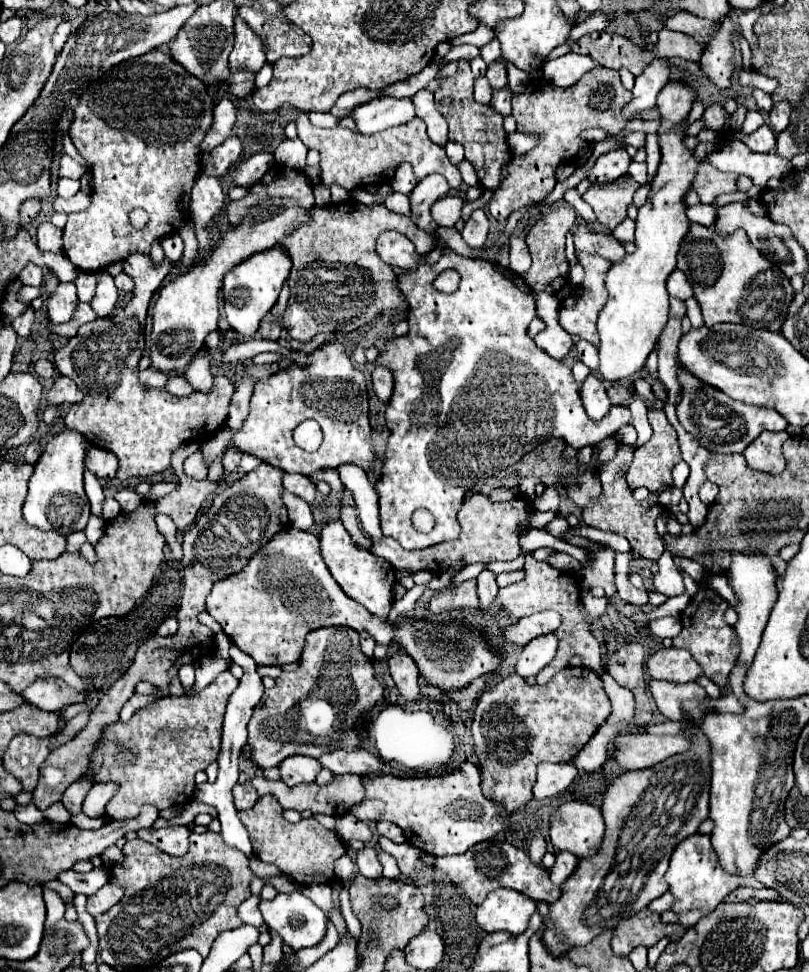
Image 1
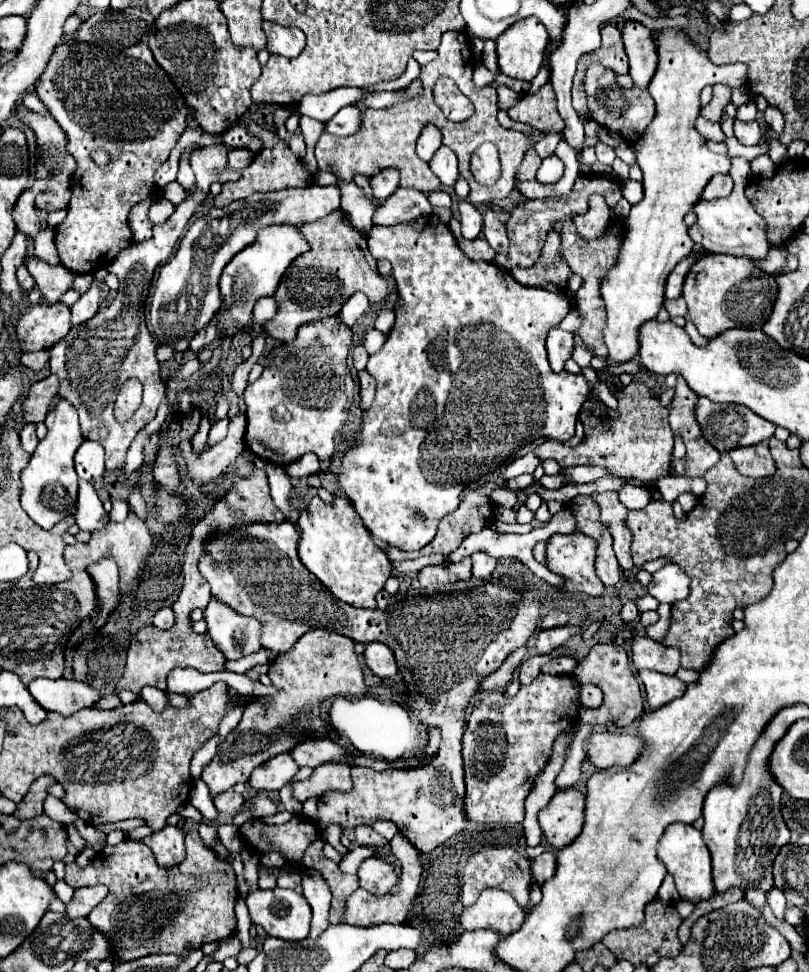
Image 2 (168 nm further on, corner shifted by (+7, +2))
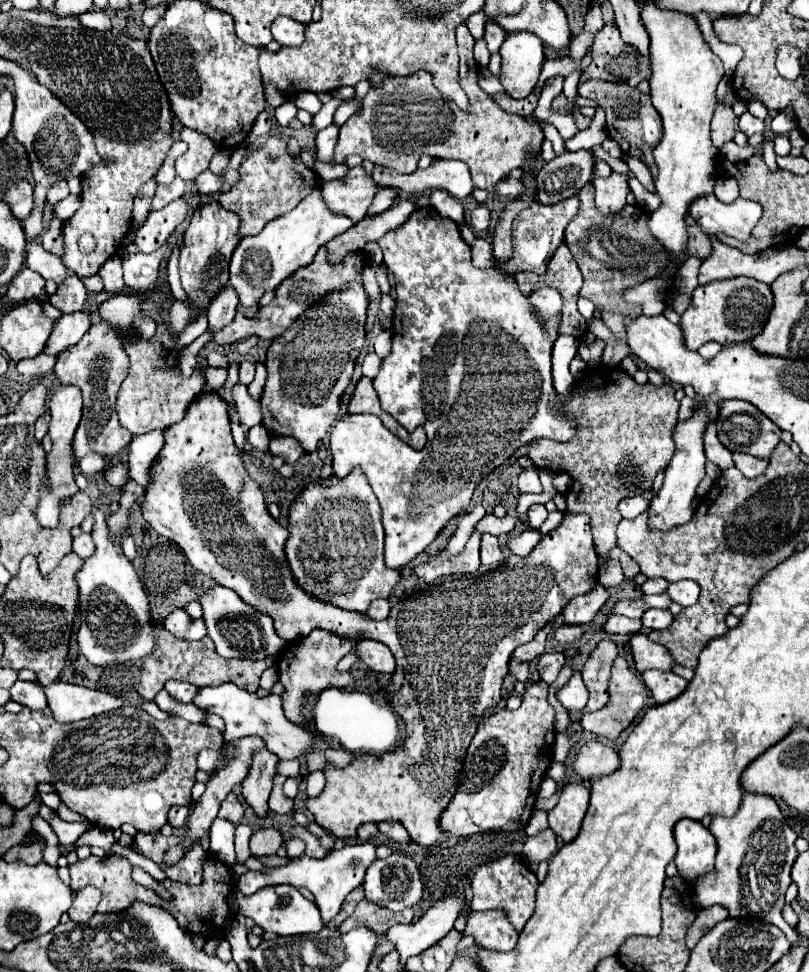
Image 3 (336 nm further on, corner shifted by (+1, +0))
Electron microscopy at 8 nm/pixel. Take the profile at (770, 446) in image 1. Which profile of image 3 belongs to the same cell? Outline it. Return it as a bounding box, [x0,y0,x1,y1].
[734,453,766,479]

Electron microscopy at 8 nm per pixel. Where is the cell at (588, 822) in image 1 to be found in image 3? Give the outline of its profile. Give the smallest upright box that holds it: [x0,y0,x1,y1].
[548,783,590,843]

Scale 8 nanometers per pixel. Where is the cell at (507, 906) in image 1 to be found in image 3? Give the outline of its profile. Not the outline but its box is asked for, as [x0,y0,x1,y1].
[464,911,518,951]

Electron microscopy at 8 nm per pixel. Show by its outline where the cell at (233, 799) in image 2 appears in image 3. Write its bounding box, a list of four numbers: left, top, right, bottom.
[218,793,244,825]

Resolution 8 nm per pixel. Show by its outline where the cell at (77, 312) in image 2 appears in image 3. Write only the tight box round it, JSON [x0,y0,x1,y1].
[44,311,90,355]

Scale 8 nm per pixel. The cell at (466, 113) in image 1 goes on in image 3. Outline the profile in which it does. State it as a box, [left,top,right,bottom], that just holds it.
[334,23,544,197]

